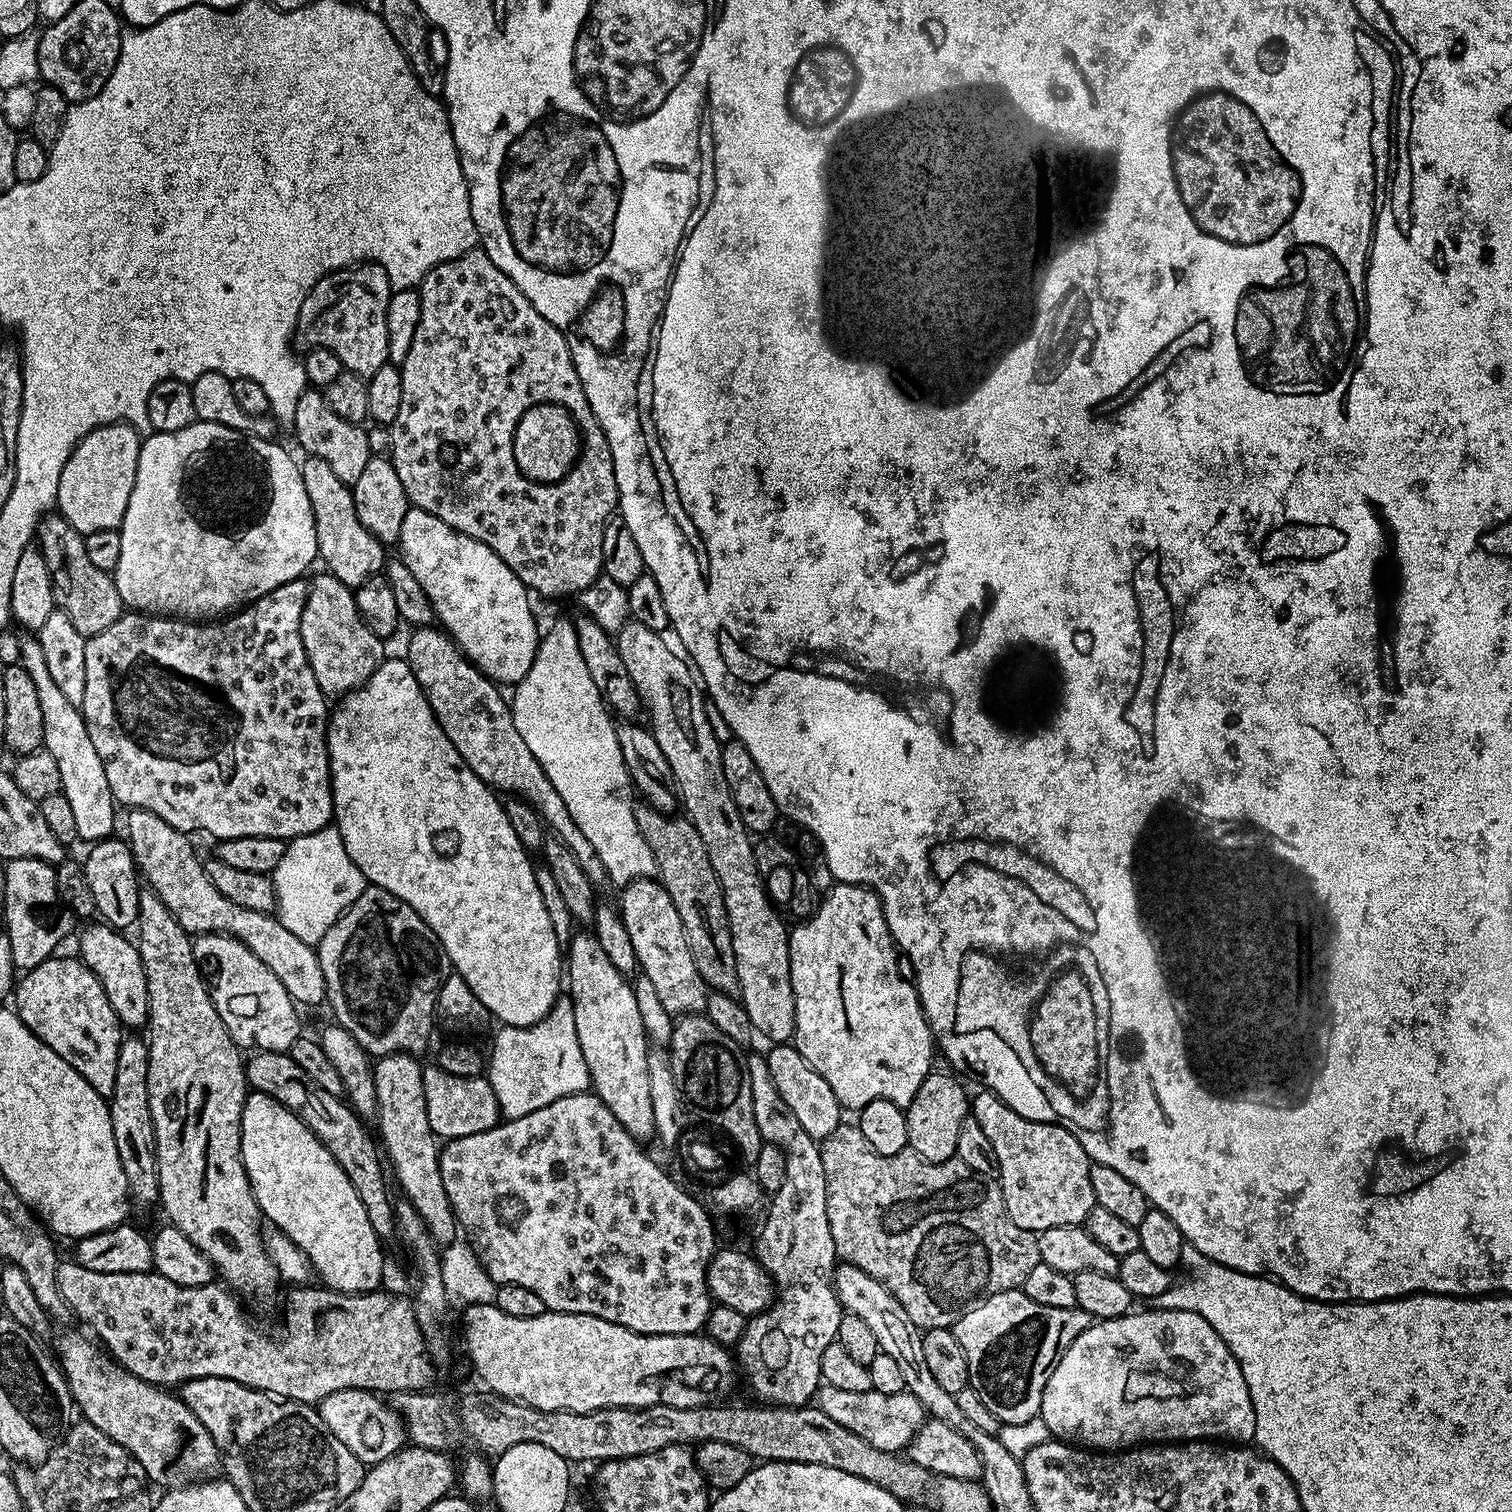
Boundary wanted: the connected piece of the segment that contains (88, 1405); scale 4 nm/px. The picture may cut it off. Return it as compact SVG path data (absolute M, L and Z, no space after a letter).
M80 1332L62 1333L56 1340L56 1352L64 1381L68 1383L72 1395L72 1403L79 1415L98 1426L98 1430L102 1430L106 1438L118 1442L118 1446L122 1446L135 1463L136 1460L140 1463L141 1470L160 1490L179 1488L217 1475L222 1464L220 1448L214 1438L210 1438L210 1430L206 1430L206 1426L198 1422L198 1414L194 1414L194 1410L190 1410L190 1406L186 1406L186 1402L182 1402L175 1391L130 1374L95 1339L87 1340Z

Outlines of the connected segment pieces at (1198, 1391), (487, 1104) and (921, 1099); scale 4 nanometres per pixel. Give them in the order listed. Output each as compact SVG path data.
M1148 1308L1139 1312L1133 1310L1127 1316L1119 1316L1113 1320L1096 1320L1081 1328L1067 1341L1061 1351L1052 1372L1046 1382L1046 1390L1042 1394L1040 1416L1046 1422L1049 1433L1055 1439L1083 1446L1088 1450L1127 1450L1133 1446L1144 1446L1149 1442L1252 1442L1256 1439L1256 1415L1250 1398L1250 1390L1246 1386L1246 1378L1242 1378L1242 1370L1230 1354L1226 1342L1218 1338L1214 1326L1206 1322L1198 1314L1190 1310L1162 1310Z
M429 1063L424 1069L426 1090L426 1118L430 1118L432 1131L440 1138L478 1134L501 1123L502 1115L491 1082L483 1075L455 1076L440 1068L439 1063Z
M935 1071L918 1086L918 1094L906 1109L908 1113L908 1148L918 1153L923 1160L946 1162L956 1155L958 1133L962 1122L970 1115L970 1096L964 1093L962 1085L953 1074L940 1074Z

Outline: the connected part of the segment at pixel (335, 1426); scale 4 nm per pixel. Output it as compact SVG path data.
M347 1388L330 1394L325 1400L321 1400L318 1411L322 1422L354 1454L360 1459L360 1463L371 1466L390 1458L406 1444L406 1433L404 1431L404 1419L396 1413L396 1409L384 1404L375 1392L367 1392L361 1388Z

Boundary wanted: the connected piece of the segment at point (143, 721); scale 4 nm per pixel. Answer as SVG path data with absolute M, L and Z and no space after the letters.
M307 579L291 580L219 622L189 622L128 610L114 626L106 626L102 634L87 637L86 694L82 711L90 742L94 742L98 758L102 758L106 782L110 782L112 799L117 805L125 804L128 810L150 810L158 814L162 822L170 822L170 826L182 833L209 832L217 841L265 836L287 842L295 836L314 834L314 830L322 830L333 823L332 775L328 769L330 704L318 686L318 678L314 678L314 670L310 670L300 633L307 593Z

